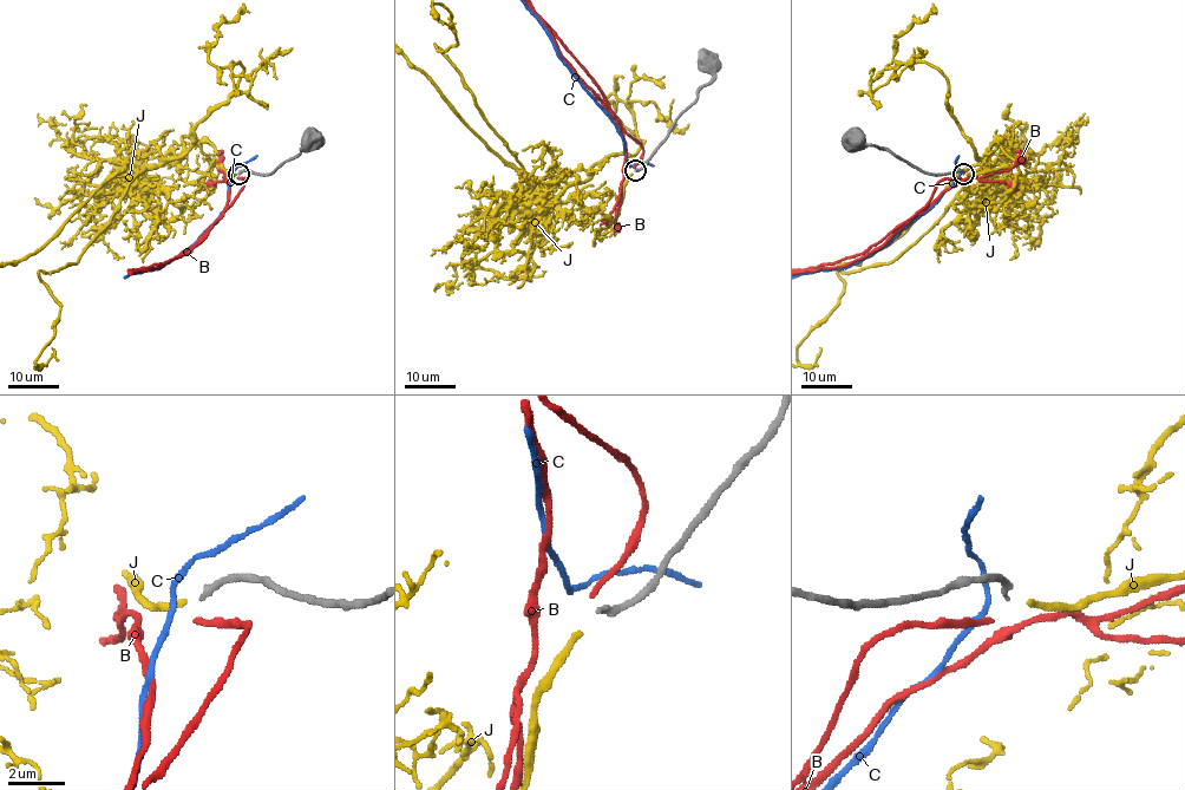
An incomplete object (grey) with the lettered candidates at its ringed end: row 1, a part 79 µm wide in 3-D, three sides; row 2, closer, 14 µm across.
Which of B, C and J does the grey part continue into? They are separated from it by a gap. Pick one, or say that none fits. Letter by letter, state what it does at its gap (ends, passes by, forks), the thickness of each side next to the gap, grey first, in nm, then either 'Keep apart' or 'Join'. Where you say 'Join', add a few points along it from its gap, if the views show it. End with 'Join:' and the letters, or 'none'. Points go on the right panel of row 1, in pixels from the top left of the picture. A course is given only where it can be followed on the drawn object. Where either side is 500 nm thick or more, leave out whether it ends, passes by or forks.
B: It ends there. Thickness 240 nm (grey) against 200 nm. Keep apart
C: It passes by. Thickness 240 nm (grey) against 180 nm. Keep apart
J: It ends there. Thickness 240 nm (grey) against 220 nm. Join
Join: J

